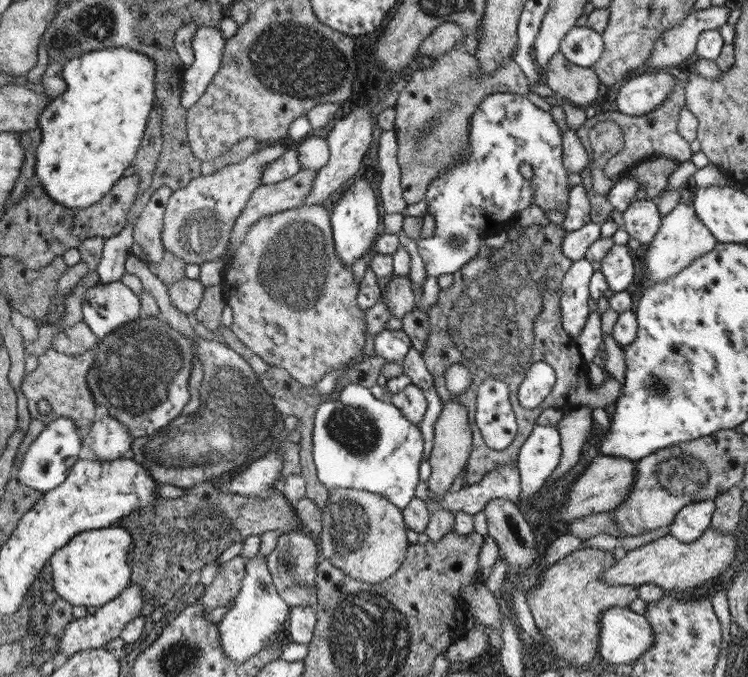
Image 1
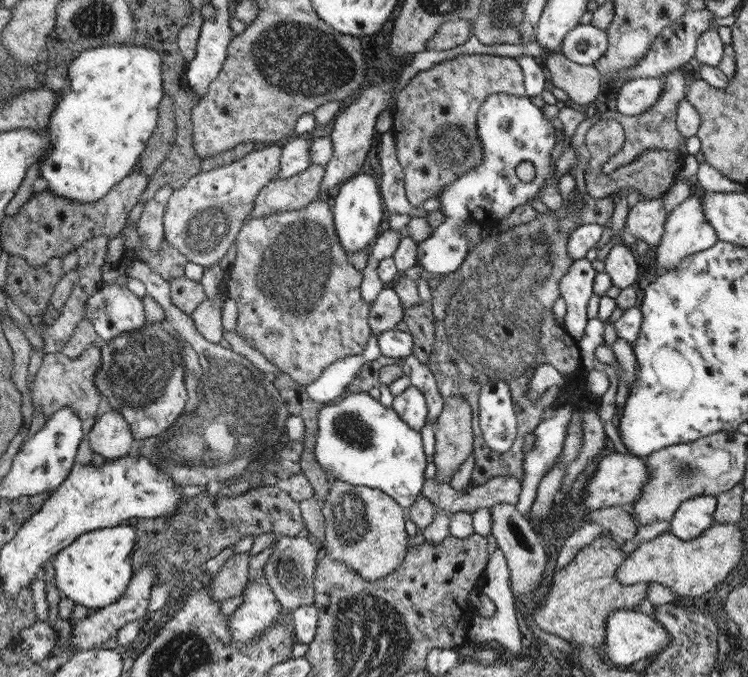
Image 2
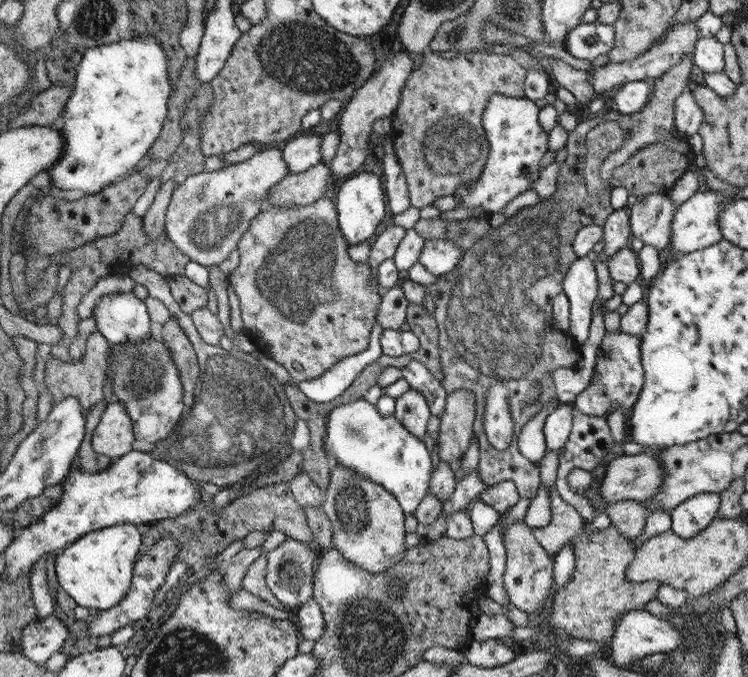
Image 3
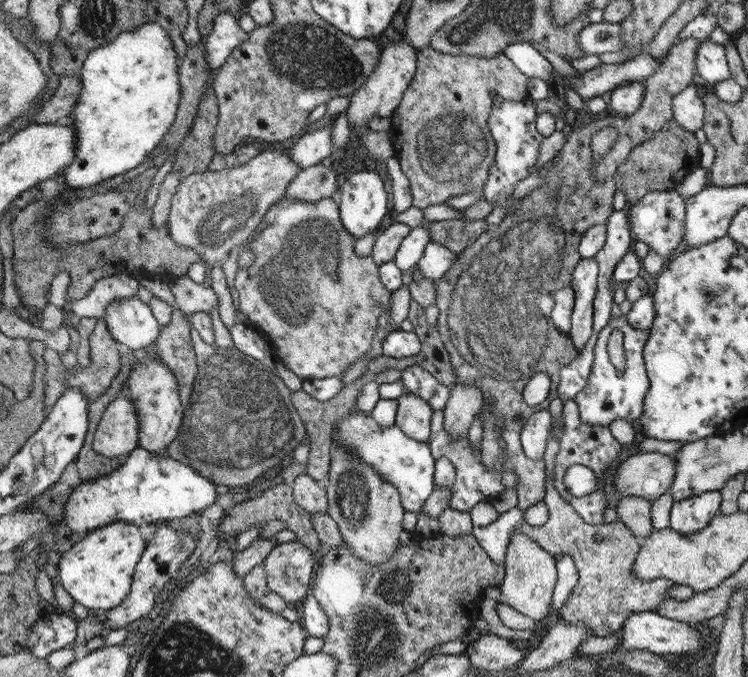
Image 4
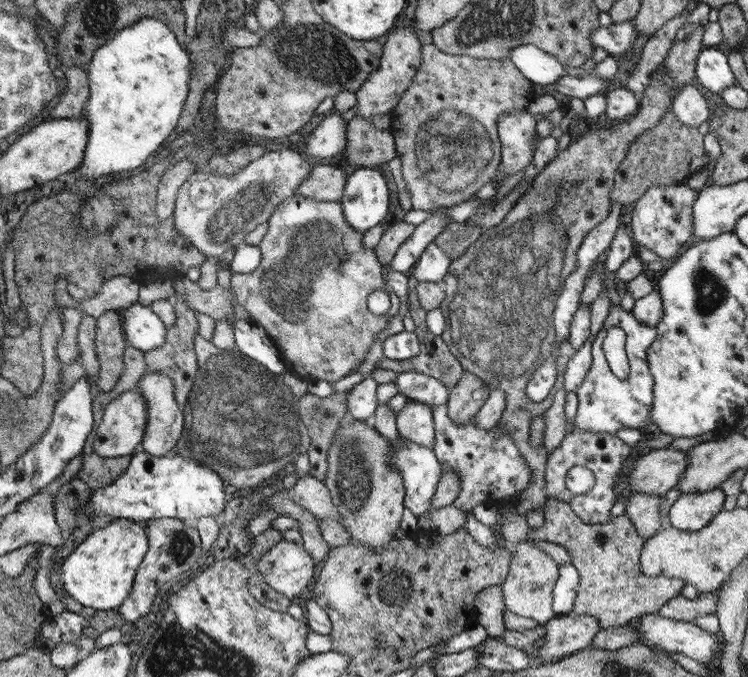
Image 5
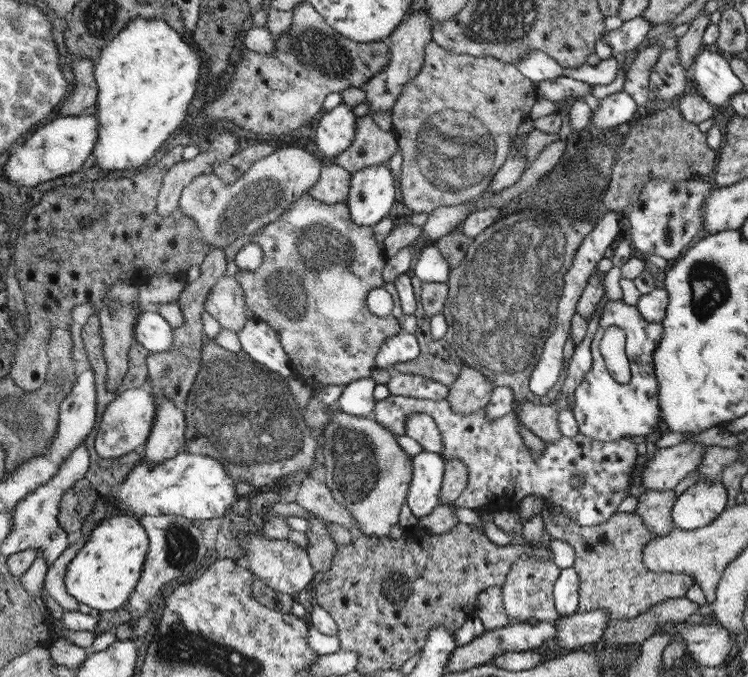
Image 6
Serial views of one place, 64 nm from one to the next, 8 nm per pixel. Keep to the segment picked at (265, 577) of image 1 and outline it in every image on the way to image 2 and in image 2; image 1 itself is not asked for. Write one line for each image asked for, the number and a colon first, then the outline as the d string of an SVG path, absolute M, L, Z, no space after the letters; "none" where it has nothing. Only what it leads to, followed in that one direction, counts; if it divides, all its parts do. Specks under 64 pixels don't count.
2: M265 574L257 584L245 586L245 600L239 610L231 614L231 634L241 650L245 650L249 642L253 642L255 636L261 634L265 626L269 626L277 618L277 614L281 612L279 608L281 604L271 592Z

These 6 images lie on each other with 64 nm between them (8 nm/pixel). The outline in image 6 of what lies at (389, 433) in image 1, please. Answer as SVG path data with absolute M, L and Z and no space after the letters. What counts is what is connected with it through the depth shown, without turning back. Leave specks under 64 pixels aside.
M421 452L413 456L411 462L413 478L407 494L407 506L411 508L415 518L431 514L433 508L443 506L443 476L445 476L445 460L439 454Z

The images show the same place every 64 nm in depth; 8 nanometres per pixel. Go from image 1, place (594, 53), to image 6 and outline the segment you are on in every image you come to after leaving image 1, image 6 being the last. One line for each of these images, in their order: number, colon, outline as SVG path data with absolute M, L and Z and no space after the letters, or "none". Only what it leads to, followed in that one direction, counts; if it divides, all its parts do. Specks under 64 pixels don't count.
2: M579 24L563 38L561 56L579 66L593 66L607 52L607 46L607 28L601 30L591 24Z
3: M579 22L567 36L567 54L577 60L593 62L601 54L609 54L615 46L615 28L601 22Z
4: M589 24L579 34L579 44L585 50L585 56L601 56L601 54L613 54L625 46L623 40L623 28L621 24Z
5: M629 20L629 22L621 22L613 26L603 26L603 28L599 26L591 34L591 42L593 42L593 48L599 46L609 56L623 56L625 52L629 52L629 48L639 36L641 36L641 30L637 28L633 20Z
6: M635 18L625 22L619 30L607 32L605 38L607 42L613 46L613 52L631 52L637 48L637 44L641 44L647 38L647 32L653 28L655 24L647 22L645 18Z

